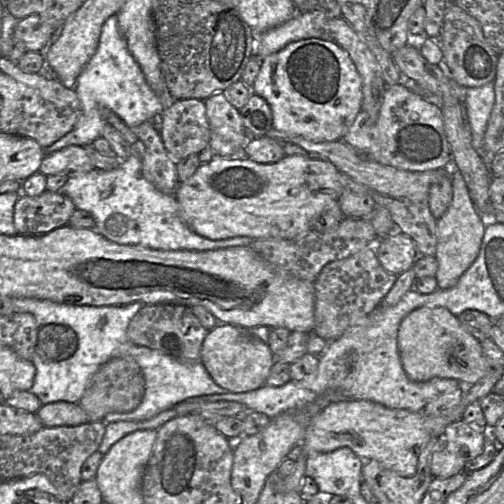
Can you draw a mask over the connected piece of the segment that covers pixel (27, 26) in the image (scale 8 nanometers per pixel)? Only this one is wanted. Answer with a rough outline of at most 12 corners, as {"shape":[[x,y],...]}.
{"shape":[[39,15],[19,20],[14,44],[26,52],[44,52],[54,31]]}

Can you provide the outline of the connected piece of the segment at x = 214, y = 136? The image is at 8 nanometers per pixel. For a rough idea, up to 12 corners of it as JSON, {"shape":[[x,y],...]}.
{"shape":[[226,92],[204,103],[211,134],[199,153],[213,158],[246,157],[250,136]]}

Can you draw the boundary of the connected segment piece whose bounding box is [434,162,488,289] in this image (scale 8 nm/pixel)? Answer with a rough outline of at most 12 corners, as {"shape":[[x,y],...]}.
{"shape":[[447,170],[452,201],[437,221],[438,288],[479,255],[488,220],[462,174]]}

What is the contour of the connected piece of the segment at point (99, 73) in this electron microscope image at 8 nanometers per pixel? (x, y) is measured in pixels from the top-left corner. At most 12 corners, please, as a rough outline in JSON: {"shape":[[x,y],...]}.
{"shape":[[116,15],[74,90],[91,117],[131,128],[164,110]]}

